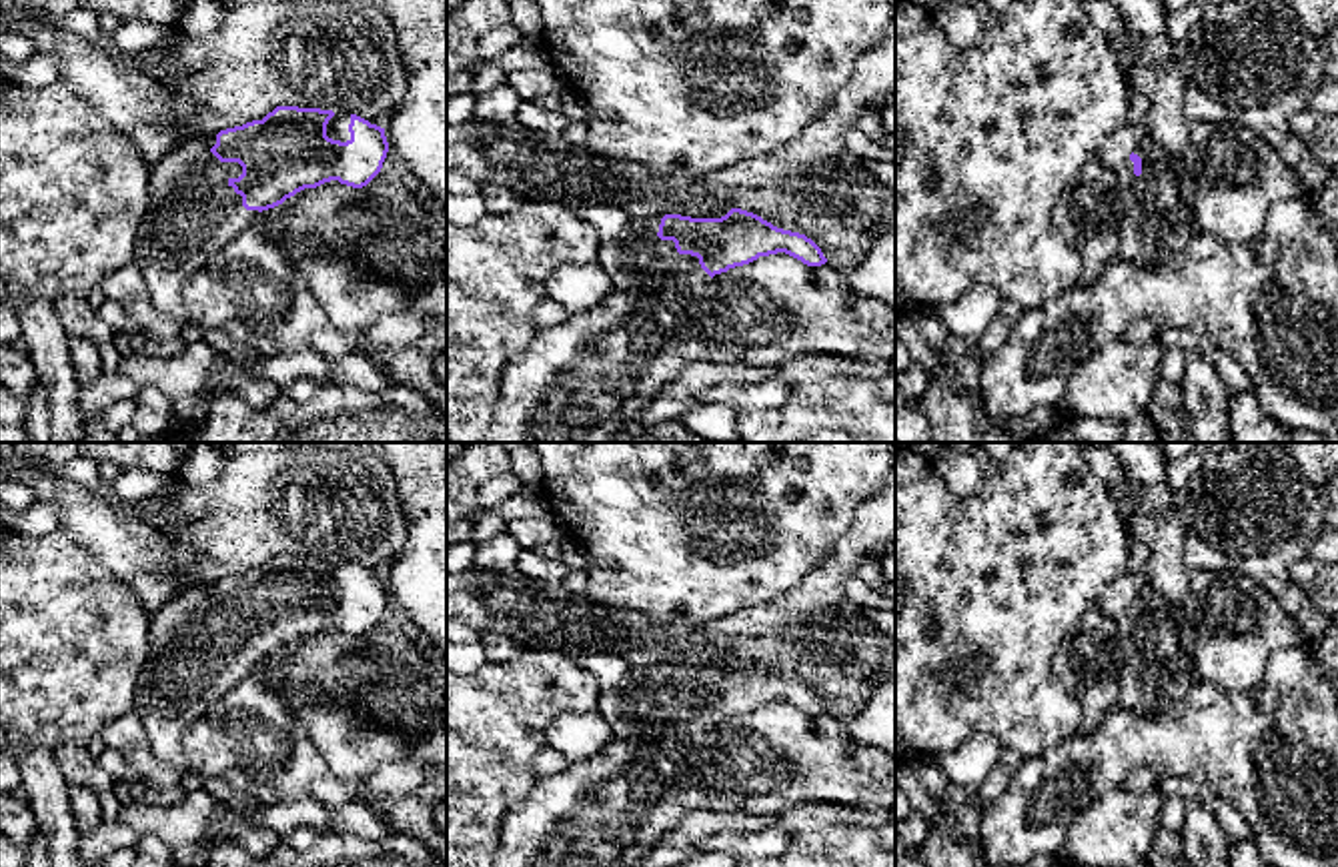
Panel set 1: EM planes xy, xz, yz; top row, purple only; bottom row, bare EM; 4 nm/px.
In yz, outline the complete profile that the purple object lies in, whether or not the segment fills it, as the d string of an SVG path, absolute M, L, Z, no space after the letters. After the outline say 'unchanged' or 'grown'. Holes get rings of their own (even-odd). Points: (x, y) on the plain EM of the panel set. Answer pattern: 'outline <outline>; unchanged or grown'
outline M1146 583L1120 613L1116 627L1120 653L1116 705L1138 715L1156 715L1186 697L1196 675L1192 629L1180 605Z; grown

